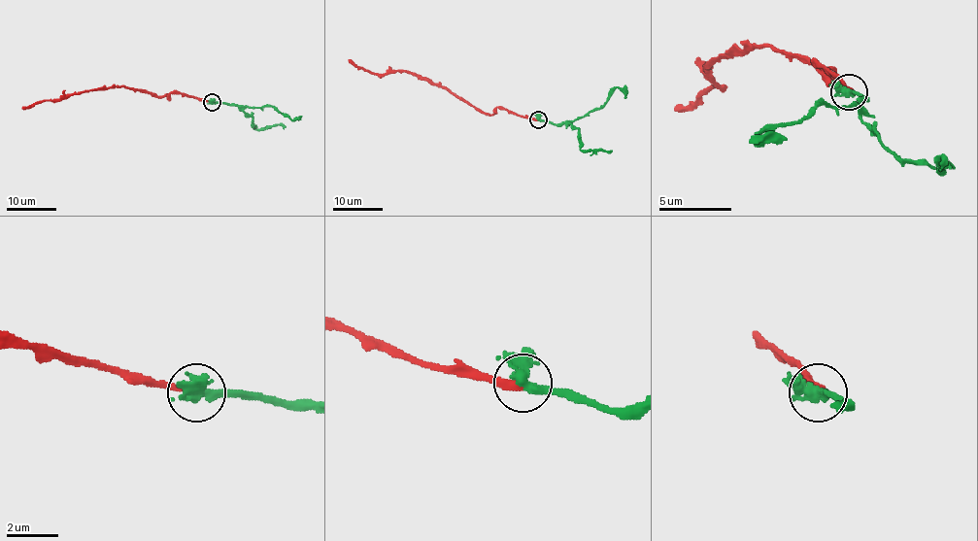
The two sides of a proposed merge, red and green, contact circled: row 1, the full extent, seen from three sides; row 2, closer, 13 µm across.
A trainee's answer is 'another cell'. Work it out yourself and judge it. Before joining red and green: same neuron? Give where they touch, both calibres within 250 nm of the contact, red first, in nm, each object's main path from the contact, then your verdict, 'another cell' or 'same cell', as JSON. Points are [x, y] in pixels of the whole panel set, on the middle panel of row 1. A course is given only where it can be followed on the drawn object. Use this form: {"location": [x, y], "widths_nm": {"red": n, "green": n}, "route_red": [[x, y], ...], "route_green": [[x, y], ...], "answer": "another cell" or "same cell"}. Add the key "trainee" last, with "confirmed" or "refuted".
{"location": [538, 119], "widths_nm": {"red": 320, "green": 280}, "route_red": [[538, 119], [510, 114], [498, 107], [490, 115], [482, 114], [450, 92], [405, 71], [370, 74], [348, 60]], "route_green": [[538, 119], [556, 124], [570, 123], [599, 108], [617, 87], [625, 98]], "answer": "same cell", "trainee": "refuted"}

